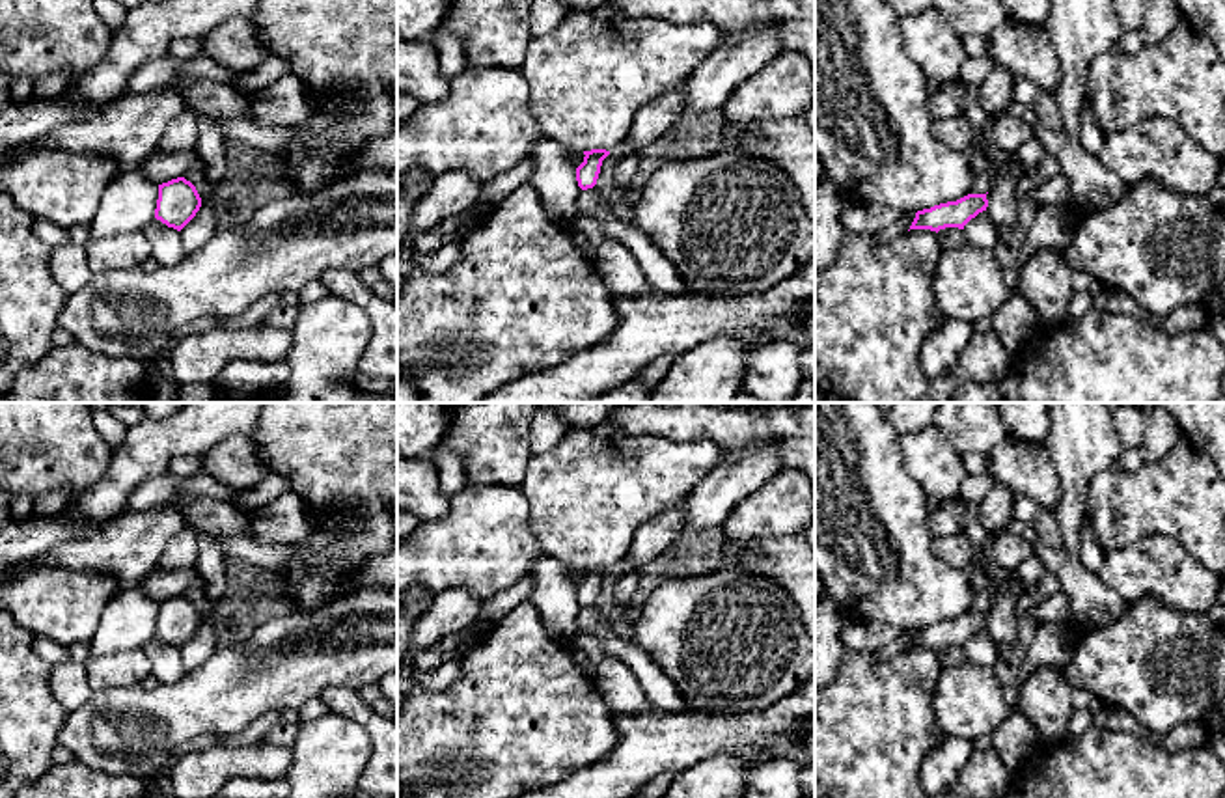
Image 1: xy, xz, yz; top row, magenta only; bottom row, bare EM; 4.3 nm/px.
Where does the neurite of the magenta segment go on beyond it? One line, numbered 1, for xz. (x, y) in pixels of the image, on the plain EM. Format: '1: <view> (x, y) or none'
1: none

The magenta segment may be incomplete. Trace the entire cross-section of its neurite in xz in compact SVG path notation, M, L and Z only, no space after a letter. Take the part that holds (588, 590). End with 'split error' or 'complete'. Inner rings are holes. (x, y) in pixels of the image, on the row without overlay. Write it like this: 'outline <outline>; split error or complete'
outline M606 567L584 569L584 580L576 585L576 598L582 608L597 602L602 578L610 572Z; complete

